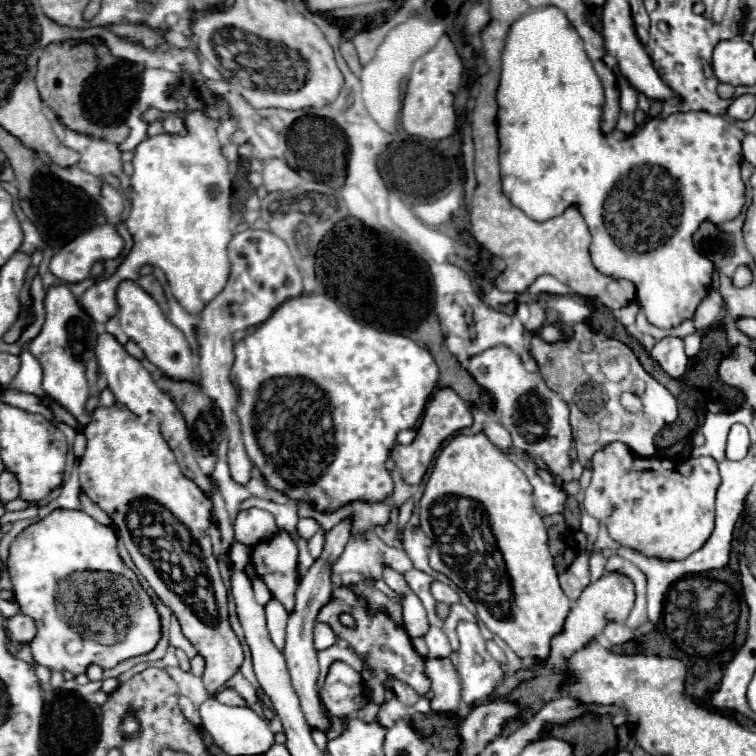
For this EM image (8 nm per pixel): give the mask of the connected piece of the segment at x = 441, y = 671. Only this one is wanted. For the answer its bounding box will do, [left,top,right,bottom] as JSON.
[426,658,460,716]

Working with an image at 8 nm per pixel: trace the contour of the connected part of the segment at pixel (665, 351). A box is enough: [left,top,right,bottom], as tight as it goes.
[652,336,688,378]

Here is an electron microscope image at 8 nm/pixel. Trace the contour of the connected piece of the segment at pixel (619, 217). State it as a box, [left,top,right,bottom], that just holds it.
[496,10,746,328]

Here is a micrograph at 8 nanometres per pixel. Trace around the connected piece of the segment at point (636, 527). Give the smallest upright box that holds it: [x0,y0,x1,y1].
[584,442,721,560]

